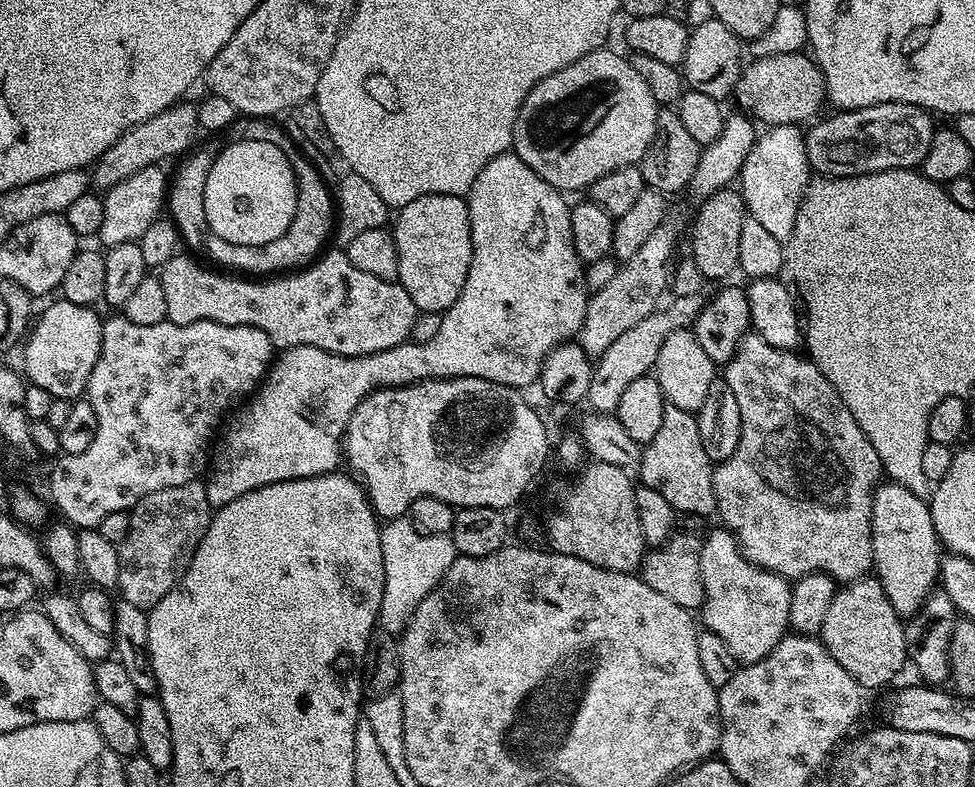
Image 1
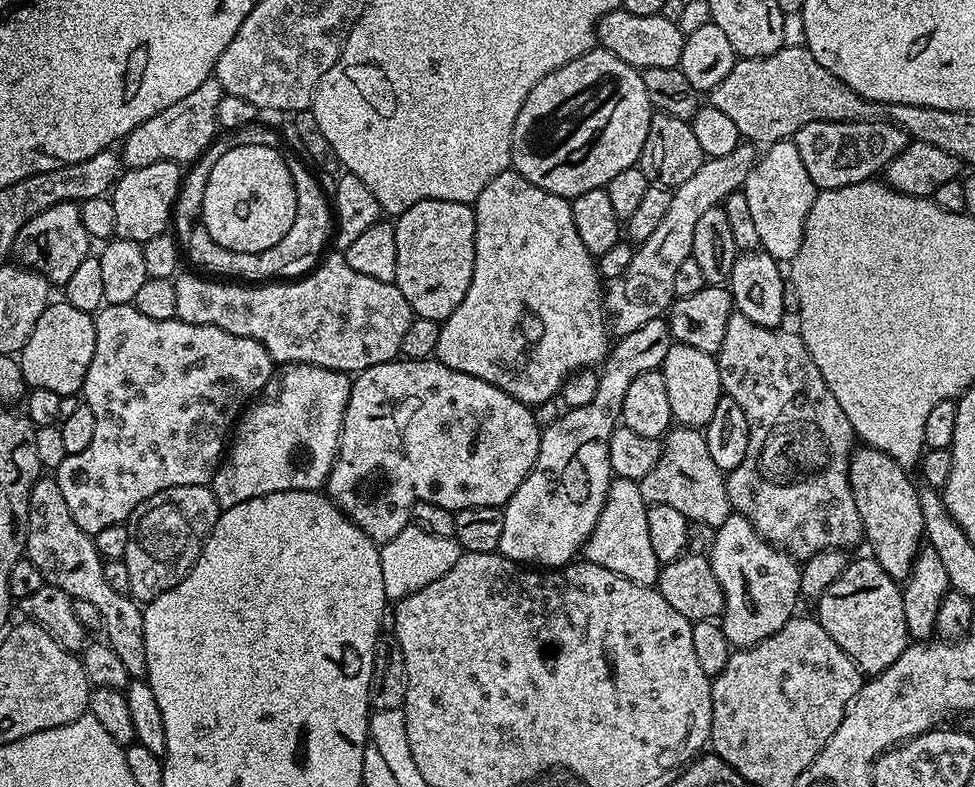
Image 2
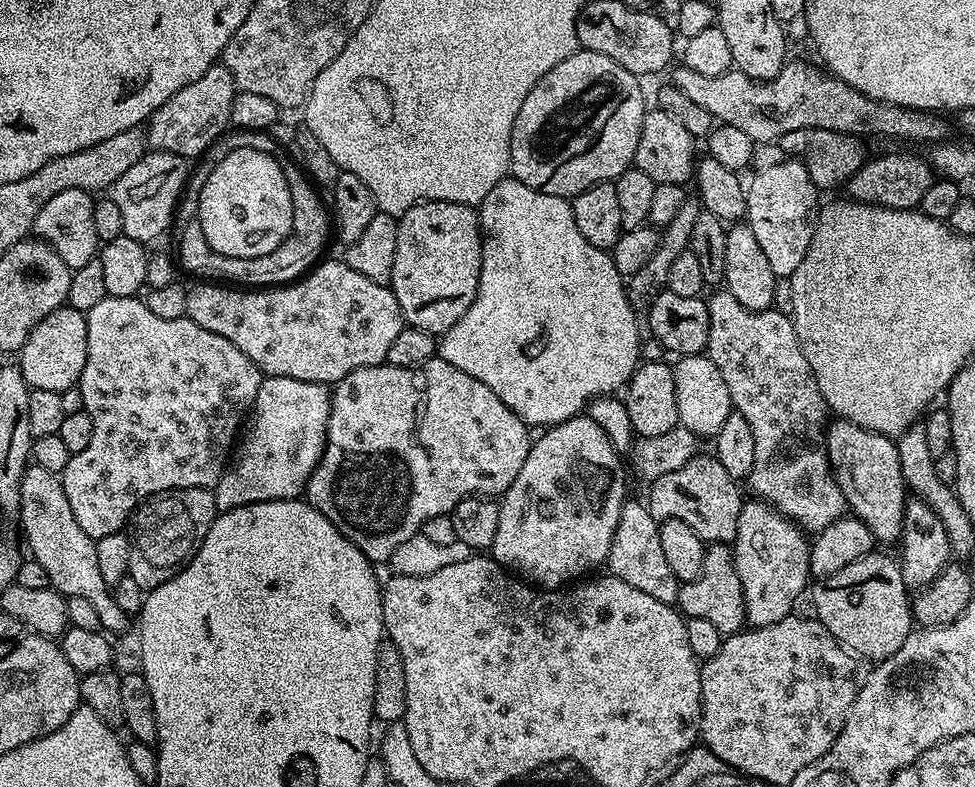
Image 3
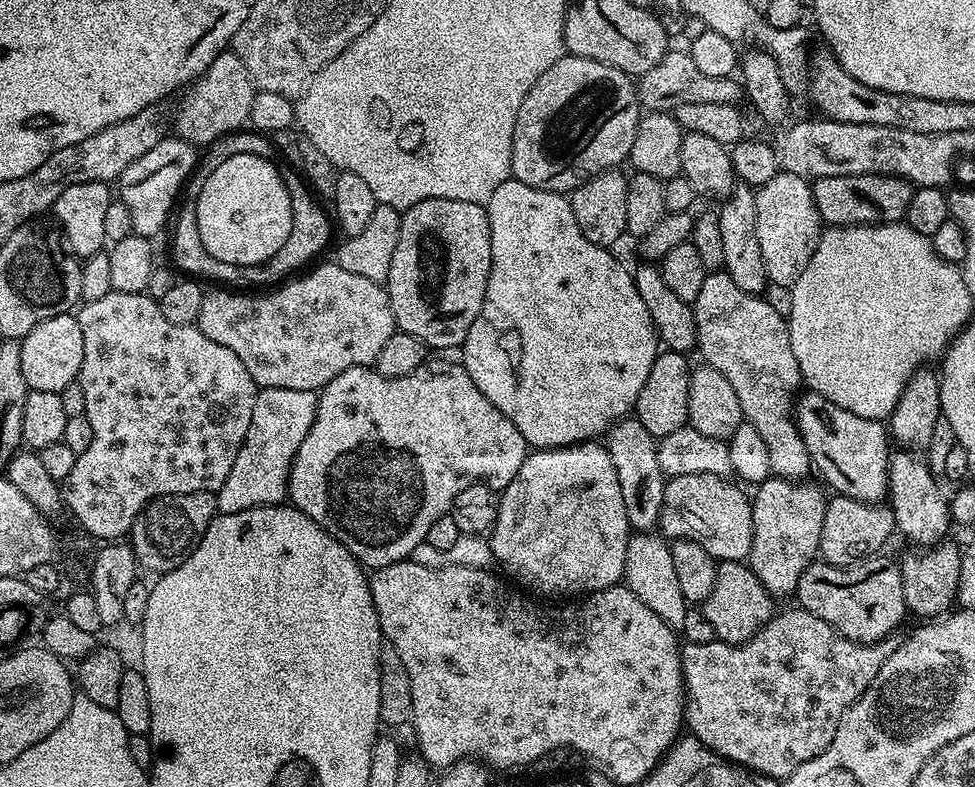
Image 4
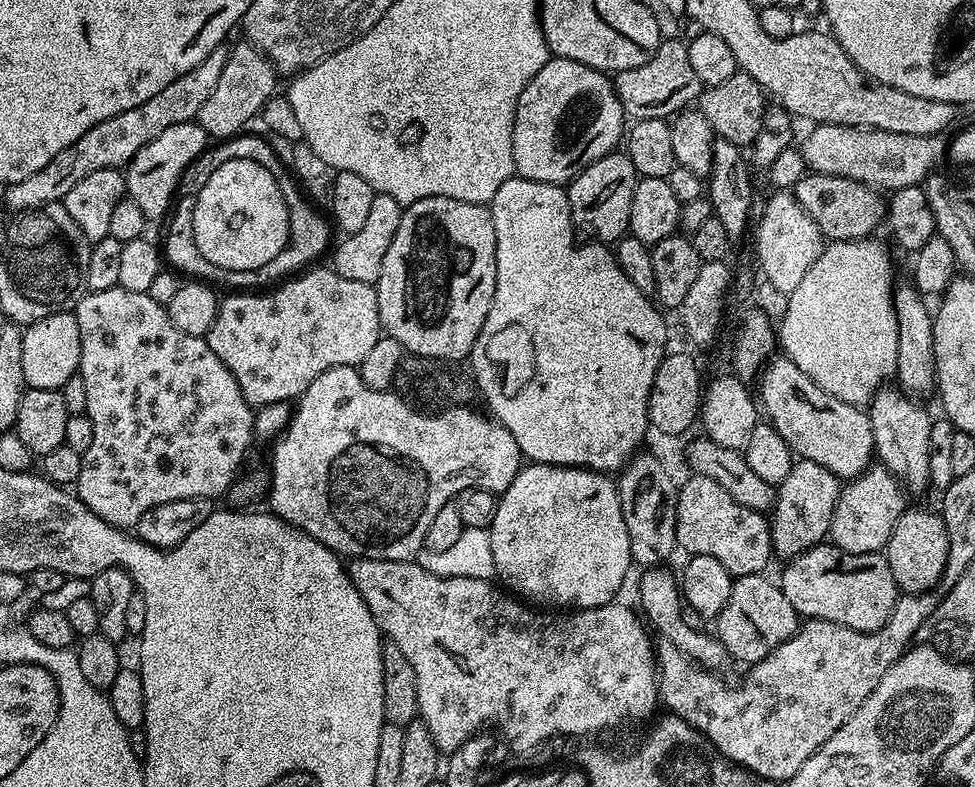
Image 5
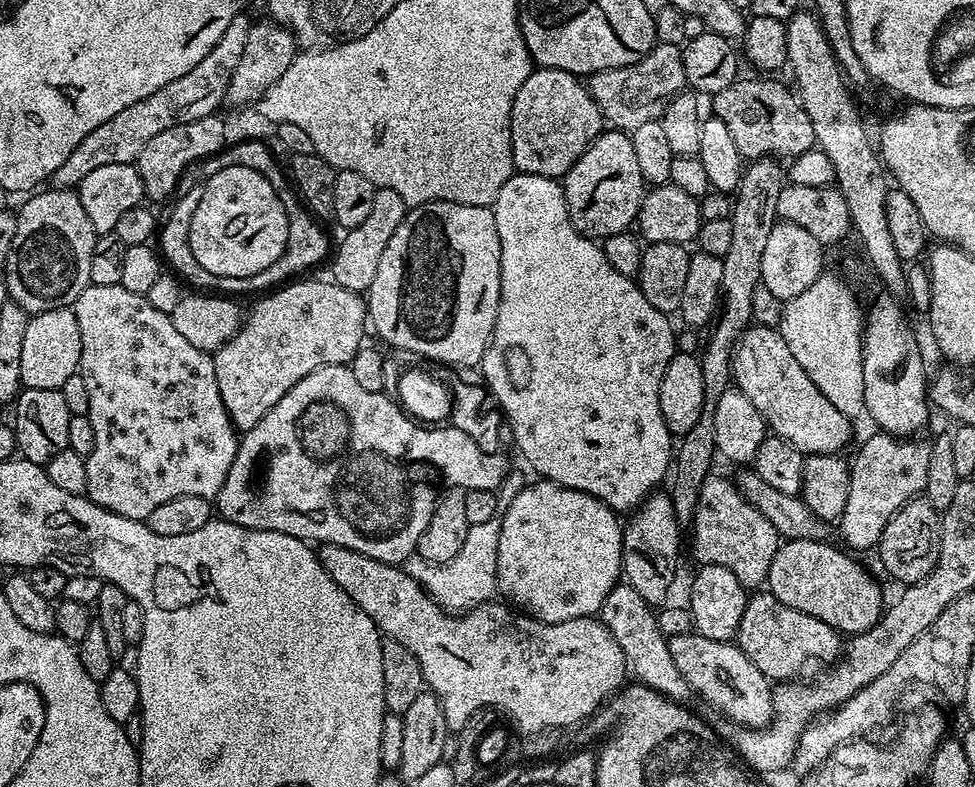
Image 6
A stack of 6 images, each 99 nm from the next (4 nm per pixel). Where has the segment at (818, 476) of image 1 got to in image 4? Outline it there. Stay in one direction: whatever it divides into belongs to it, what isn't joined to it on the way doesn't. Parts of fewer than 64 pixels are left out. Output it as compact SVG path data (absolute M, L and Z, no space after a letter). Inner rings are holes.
M723 270L709 271L708 277L702 282L702 290L698 290L698 298L692 303L692 312L696 316L696 348L704 355L703 363L718 370L718 374L722 374L722 378L726 378L726 382L734 386L734 394L738 394L745 421L754 426L758 434L762 434L766 448L770 450L772 476L780 476L783 480L803 481L807 477L804 475L808 471L811 473L814 465L802 442L802 434L794 415L794 397L801 391L802 381L798 358L794 358L794 346L790 346L787 319L776 314L763 295L741 290L734 283L734 278L730 278L730 274Z

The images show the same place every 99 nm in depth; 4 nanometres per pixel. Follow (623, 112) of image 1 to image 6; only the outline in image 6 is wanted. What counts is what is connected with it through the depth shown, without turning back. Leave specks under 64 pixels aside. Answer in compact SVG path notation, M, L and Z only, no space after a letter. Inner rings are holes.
M537 67L514 94L510 118L513 169L563 178L605 128L605 118L581 77L566 70Z

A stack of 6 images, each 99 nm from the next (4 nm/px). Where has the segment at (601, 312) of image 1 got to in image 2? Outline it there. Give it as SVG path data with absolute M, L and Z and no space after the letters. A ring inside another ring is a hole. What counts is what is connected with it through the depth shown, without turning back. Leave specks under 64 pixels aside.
M742 142L737 148L730 150L730 154L722 154L722 158L705 159L704 164L698 166L698 171L691 178L686 178L686 182L682 182L682 186L672 189L670 210L666 210L666 215L662 217L661 224L654 229L654 234L650 234L650 238L642 241L633 251L630 266L626 266L623 274L607 285L604 294L604 310L611 331L617 337L630 334L630 330L638 330L638 326L643 326L646 322L661 319L671 308L674 299L676 271L678 271L681 262L686 262L686 258L692 256L694 226L698 226L698 222L701 220L702 214L706 214L706 210L723 205L724 199L731 192L738 192L743 189L746 178L750 174L750 170L754 170L757 159L757 145L751 142Z

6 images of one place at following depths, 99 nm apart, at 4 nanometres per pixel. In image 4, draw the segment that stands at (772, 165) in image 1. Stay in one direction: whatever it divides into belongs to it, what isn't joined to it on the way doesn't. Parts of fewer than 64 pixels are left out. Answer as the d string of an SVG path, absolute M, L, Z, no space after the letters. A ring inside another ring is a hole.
M777 172L770 182L755 189L758 206L758 246L762 246L762 262L766 262L769 281L791 288L806 270L810 254L820 241L822 221L814 206L812 184L798 174Z

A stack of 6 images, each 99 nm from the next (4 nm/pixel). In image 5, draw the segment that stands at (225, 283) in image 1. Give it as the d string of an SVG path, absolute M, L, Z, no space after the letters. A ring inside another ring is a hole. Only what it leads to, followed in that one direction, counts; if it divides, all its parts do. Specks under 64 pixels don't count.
M313 267L303 274L296 274L285 279L279 286L271 289L272 296L264 296L268 294L228 294L225 300L223 297L217 303L216 317L210 326L206 339L210 350L214 350L214 354L218 354L218 358L222 358L222 362L228 367L230 374L234 374L234 378L242 390L242 398L246 398L248 404L263 406L295 401L308 389L310 382L314 382L314 378L318 378L318 374L338 366L346 366L347 368L358 366L362 362L362 358L366 358L366 353L374 347L374 342L378 342L378 338L382 335L380 315L378 314L378 294L375 287L366 282L353 282L351 278L342 278L342 274L333 272L331 267L320 267Z

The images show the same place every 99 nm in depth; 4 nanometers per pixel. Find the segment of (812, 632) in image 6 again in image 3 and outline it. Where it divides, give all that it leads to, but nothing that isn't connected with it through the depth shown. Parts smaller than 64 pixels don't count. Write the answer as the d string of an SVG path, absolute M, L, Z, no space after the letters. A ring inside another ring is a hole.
M708 544L704 553L704 565L698 578L681 583L676 599L679 611L688 620L706 618L712 625L718 626L720 635L733 636L745 627L744 595L742 582L738 582L738 570L732 561L732 549L727 544Z

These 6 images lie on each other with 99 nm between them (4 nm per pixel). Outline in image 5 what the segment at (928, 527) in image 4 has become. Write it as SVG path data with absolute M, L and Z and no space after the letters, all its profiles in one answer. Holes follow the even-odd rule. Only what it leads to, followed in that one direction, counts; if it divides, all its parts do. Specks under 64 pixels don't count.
M885 386L872 397L866 411L876 443L875 459L891 470L909 493L929 491L930 430L933 417L919 399L905 394L899 387Z

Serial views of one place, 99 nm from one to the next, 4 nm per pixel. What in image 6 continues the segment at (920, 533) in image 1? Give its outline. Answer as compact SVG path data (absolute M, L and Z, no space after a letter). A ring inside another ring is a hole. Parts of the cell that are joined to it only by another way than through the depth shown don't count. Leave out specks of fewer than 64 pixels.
M748 328L732 353L731 379L735 387L754 402L754 410L762 414L765 425L805 456L840 454L851 442L853 421L810 382L810 374L798 366L798 358L790 354L786 338L776 328Z

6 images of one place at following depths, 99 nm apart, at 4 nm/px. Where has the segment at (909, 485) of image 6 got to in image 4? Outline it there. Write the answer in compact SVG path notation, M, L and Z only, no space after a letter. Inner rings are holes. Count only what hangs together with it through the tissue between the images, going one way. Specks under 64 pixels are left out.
M836 494L828 500L826 506L818 556L823 563L834 566L856 564L869 556L877 555L883 549L880 547L894 536L895 532L894 514L887 503L867 504L849 496Z

